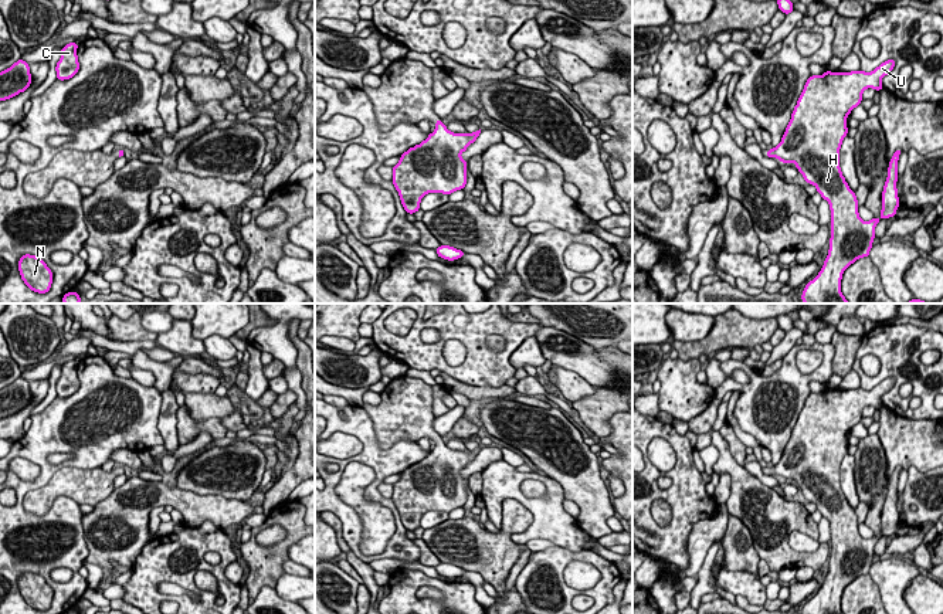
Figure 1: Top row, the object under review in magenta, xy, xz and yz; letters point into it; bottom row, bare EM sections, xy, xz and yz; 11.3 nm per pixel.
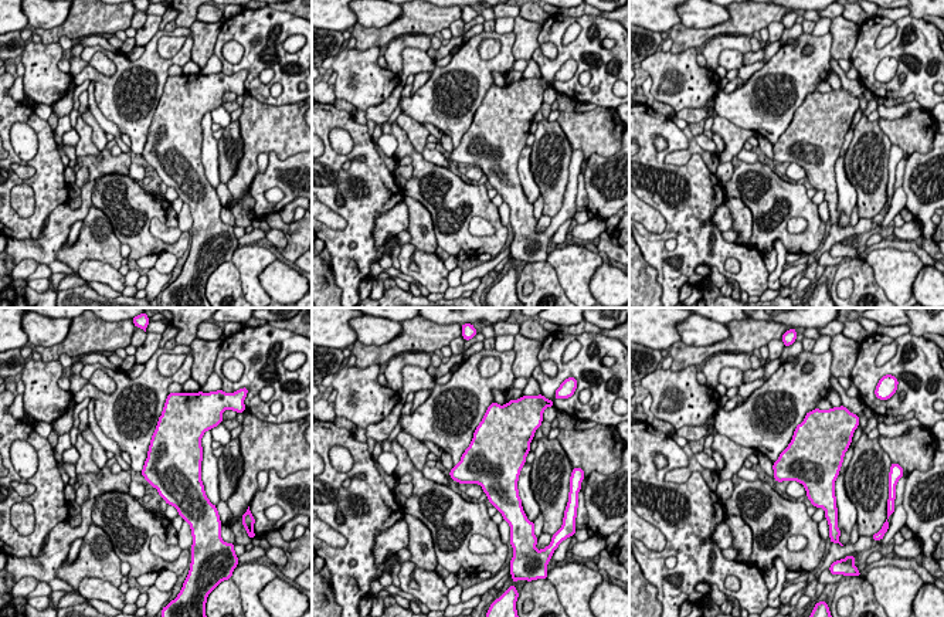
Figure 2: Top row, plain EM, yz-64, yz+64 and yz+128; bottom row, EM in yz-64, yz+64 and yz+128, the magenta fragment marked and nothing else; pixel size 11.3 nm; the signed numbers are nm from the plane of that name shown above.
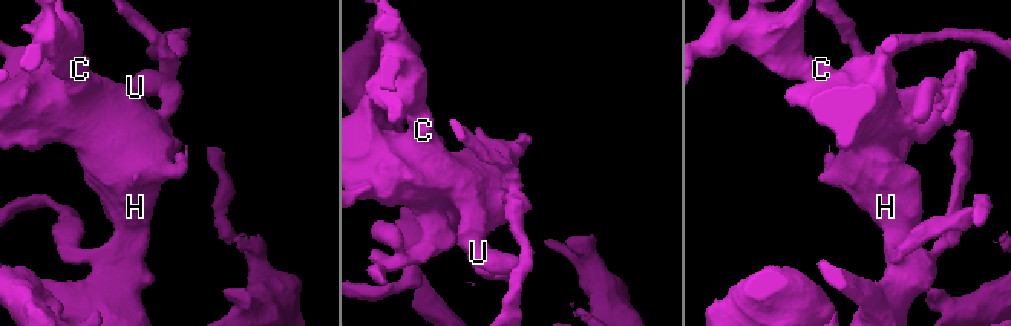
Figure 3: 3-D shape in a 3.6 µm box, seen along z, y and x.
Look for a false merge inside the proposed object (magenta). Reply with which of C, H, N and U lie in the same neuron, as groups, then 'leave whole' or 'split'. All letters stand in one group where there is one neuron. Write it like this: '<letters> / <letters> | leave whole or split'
C H N U | leave whole

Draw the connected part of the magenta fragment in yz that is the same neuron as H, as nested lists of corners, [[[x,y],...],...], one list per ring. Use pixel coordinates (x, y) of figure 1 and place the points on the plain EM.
[[[886,377],[872,390],[864,390],[862,387],[851,390],[825,389],[820,394],[811,393],[794,424],[781,459],[776,465],[767,468],[767,475],[777,475],[783,481],[794,481],[804,498],[808,502],[814,502],[817,510],[830,520],[831,556],[828,574],[818,593],[805,603],[801,614],[844,614],[841,610],[844,588],[856,577],[869,574],[876,542],[882,536],[896,533],[899,525],[896,506],[898,478],[902,467],[896,467],[889,479],[888,495],[882,509],[881,535],[874,535],[871,539],[864,539],[859,535],[855,509],[849,506],[839,485],[839,467],[848,451],[847,434],[854,425],[861,423],[862,410],[866,406],[874,406],[875,408],[883,406],[881,398],[893,387],[893,384],[895,377]]]

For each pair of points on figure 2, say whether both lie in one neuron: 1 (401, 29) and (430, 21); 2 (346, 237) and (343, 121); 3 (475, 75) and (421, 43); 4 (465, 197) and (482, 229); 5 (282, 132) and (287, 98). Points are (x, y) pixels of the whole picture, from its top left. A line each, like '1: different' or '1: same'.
1: same
2: same
3: different
4: different
5: different

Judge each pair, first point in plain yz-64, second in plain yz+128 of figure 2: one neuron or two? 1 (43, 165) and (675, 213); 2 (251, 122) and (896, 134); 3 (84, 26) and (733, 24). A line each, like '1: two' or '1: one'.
1: one
2: one
3: one

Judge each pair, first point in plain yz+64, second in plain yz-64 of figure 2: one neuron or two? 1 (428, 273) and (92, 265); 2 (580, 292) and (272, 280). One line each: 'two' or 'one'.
1: one
2: two

